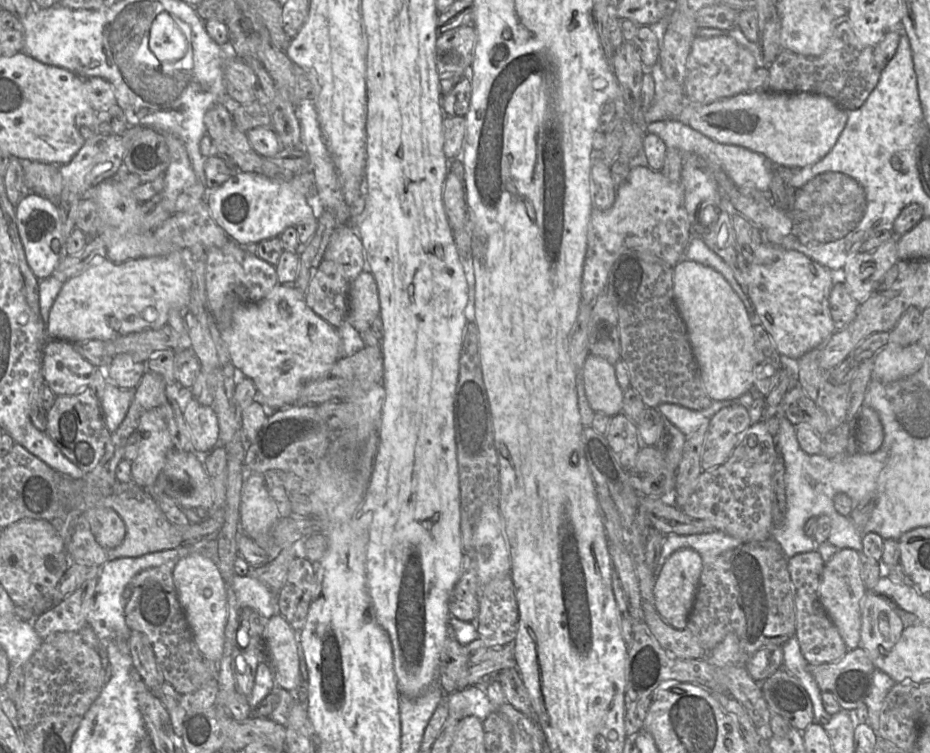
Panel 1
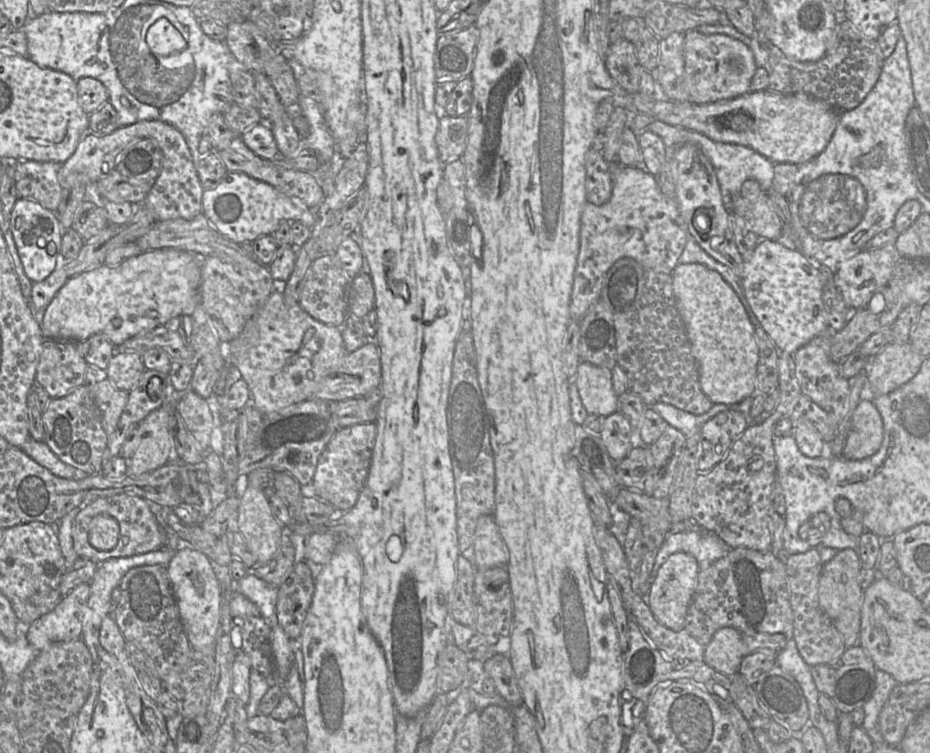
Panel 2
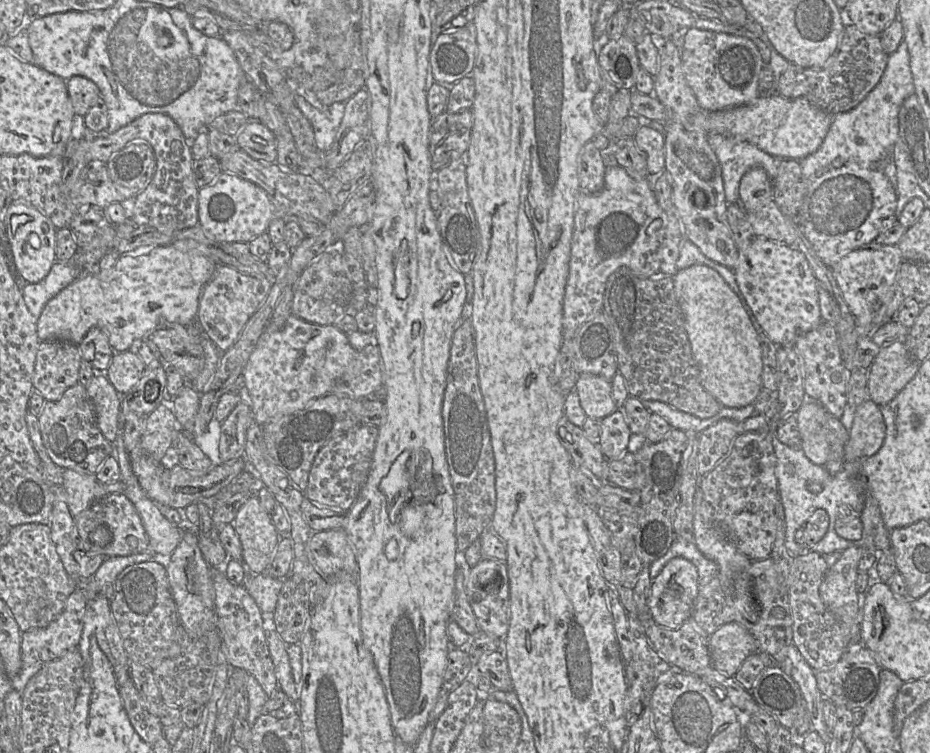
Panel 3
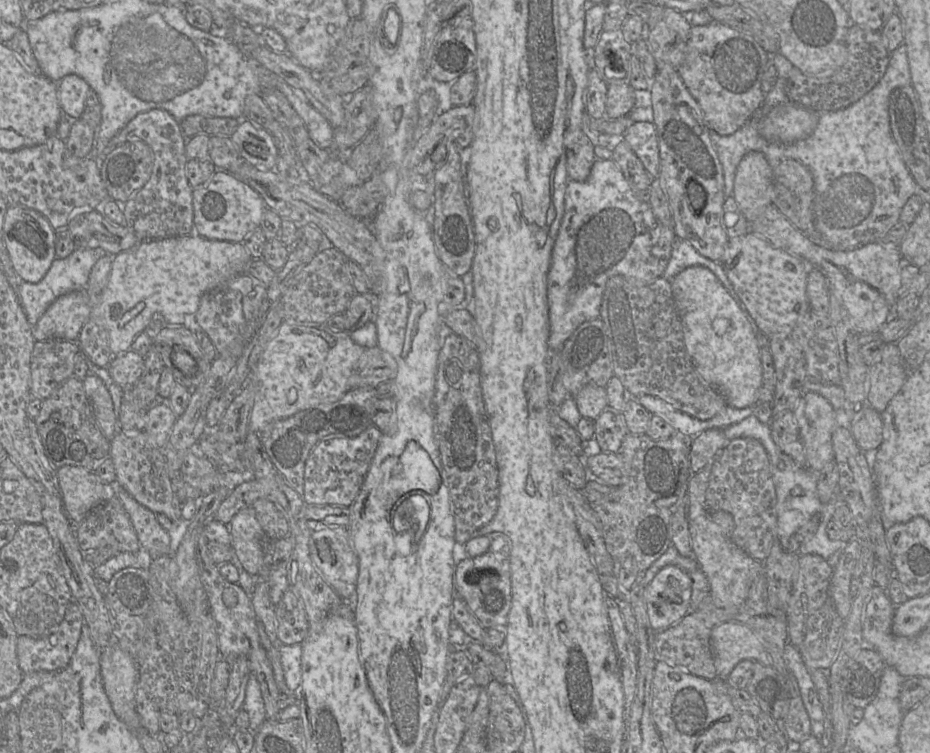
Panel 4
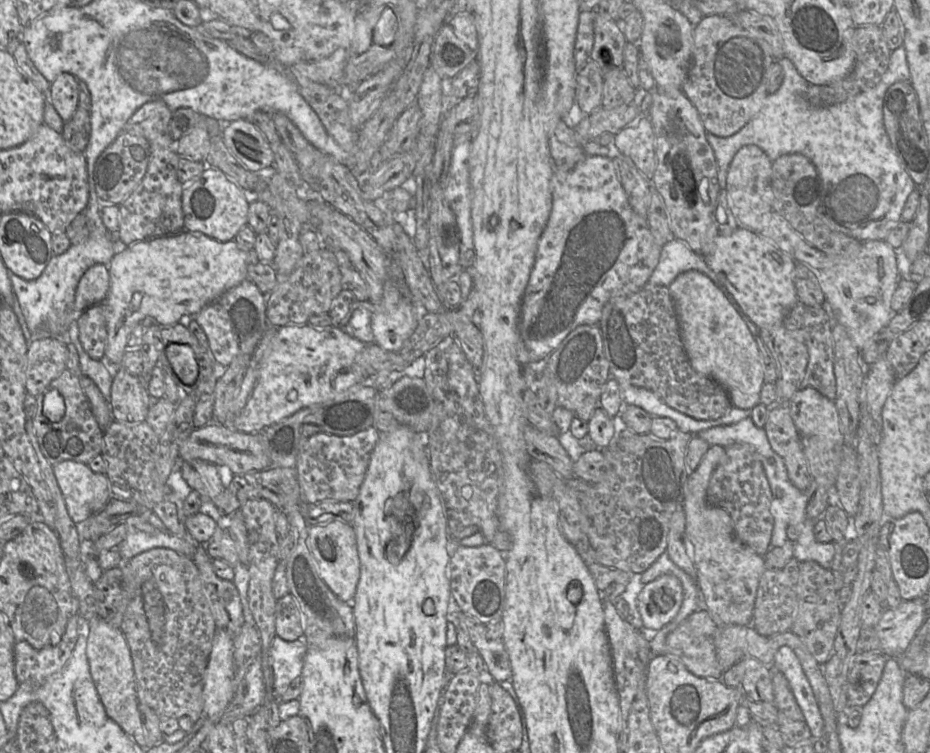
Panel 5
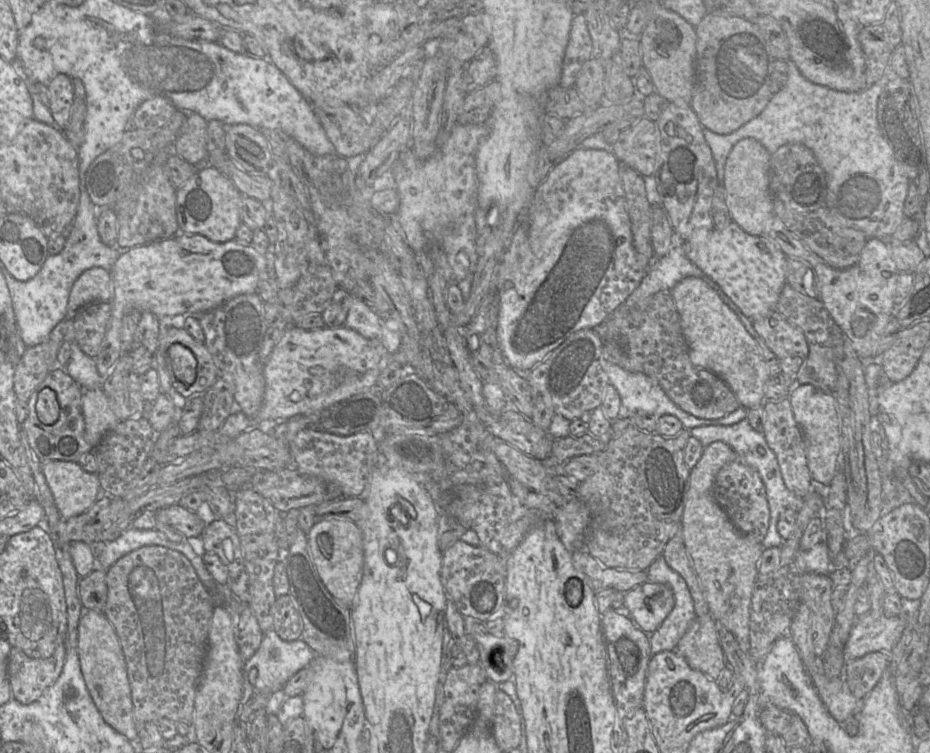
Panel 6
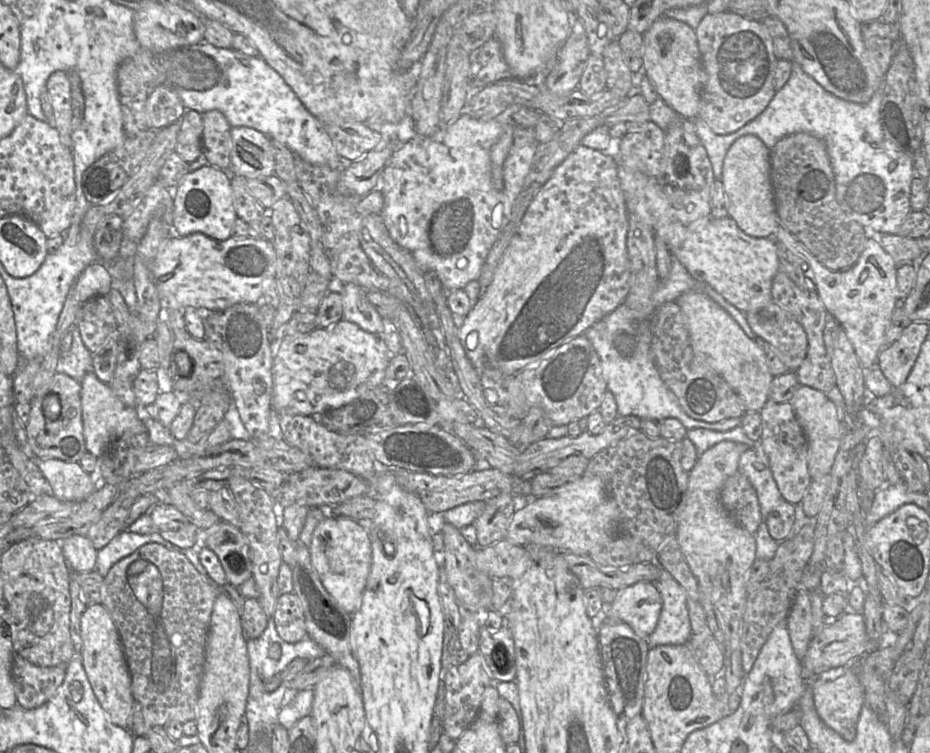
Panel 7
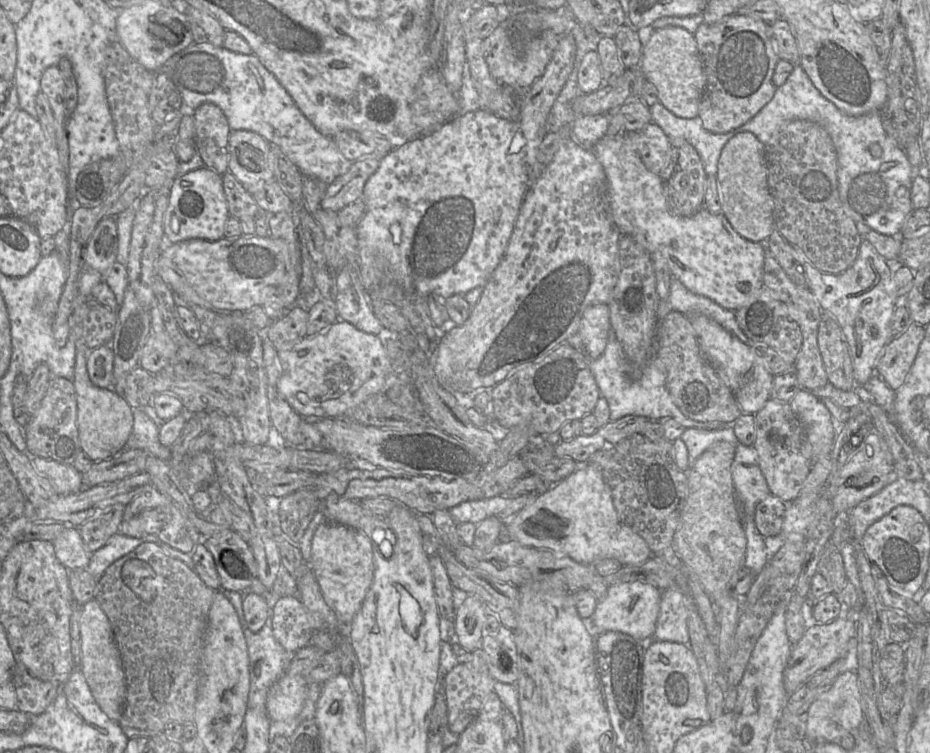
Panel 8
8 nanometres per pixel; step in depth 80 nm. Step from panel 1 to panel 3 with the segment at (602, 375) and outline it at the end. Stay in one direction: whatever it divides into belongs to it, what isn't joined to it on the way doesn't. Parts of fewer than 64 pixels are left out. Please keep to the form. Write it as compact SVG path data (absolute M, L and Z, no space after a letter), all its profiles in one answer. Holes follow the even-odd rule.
M579 374L575 390L579 395L580 405L589 418L603 419L617 409L611 381L600 376Z

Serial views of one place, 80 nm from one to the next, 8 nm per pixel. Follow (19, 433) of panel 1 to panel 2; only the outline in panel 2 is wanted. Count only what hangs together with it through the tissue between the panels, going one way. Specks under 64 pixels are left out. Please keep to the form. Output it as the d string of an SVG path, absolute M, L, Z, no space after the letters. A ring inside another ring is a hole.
M29 437L21 449L35 462L58 477L77 480L94 475L85 474L85 472L62 462L44 441L36 441Z

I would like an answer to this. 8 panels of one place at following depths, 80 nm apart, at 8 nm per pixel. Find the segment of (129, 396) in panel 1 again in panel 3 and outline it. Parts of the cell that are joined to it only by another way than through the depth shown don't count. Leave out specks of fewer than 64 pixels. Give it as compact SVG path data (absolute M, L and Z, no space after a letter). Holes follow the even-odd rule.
M93 376L87 392L94 405L103 436L113 442L117 434L121 395L106 376Z

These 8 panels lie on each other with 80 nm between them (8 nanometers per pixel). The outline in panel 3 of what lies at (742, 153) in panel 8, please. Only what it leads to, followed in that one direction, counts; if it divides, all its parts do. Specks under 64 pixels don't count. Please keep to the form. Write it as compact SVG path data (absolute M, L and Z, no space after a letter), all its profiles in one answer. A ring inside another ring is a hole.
M762 167L748 170L739 184L739 203L745 211L757 210L773 200L773 181Z

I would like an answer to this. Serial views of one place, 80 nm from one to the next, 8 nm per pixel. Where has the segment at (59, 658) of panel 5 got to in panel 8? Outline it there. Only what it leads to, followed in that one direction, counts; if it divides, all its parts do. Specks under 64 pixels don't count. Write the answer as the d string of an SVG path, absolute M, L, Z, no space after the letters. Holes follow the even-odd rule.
M16 660L13 683L16 690L17 709L30 716L42 714L54 701L62 685L31 676L25 666L17 663Z

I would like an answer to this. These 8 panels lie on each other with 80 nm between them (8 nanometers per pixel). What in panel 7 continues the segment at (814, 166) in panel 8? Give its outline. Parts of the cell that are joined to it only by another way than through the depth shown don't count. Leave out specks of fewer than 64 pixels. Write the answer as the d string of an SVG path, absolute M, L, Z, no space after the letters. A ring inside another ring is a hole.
M805 132L781 138L770 148L770 178L779 224L829 270L840 271L853 266L864 249L867 236L858 222L846 216L836 200L834 173L825 143Z

